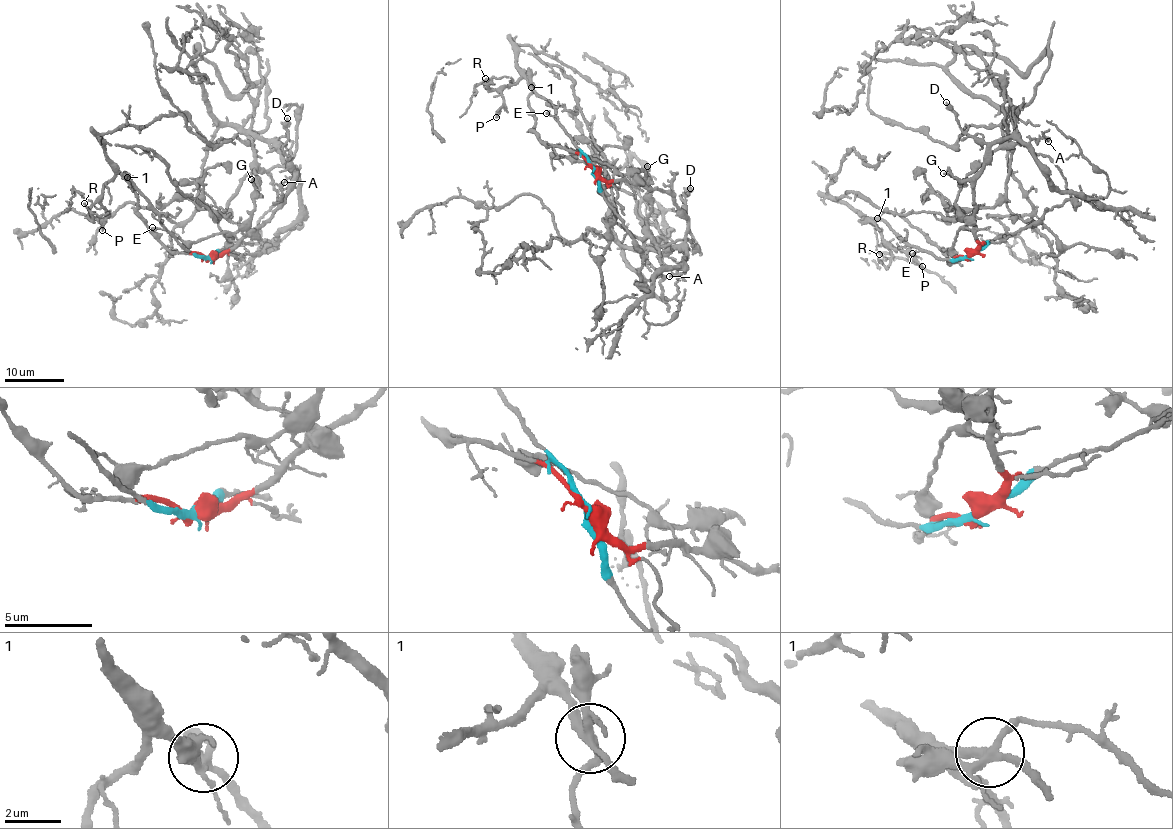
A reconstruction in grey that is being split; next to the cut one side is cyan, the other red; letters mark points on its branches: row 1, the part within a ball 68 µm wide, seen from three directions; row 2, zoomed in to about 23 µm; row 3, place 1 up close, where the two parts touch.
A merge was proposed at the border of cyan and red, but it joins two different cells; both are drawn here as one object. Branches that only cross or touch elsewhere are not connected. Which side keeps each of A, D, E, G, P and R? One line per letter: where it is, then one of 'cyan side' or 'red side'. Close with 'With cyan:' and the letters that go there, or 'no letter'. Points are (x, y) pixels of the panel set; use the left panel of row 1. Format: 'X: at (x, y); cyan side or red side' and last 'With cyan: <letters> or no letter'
A: at (284, 182); red side
D: at (287, 118); red side
E: at (152, 227); cyan side
G: at (251, 179); red side
P: at (102, 230); cyan side
R: at (84, 203); cyan side
With cyan: E, P, R

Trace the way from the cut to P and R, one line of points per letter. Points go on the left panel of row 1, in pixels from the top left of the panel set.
P: (208, 257), (191, 253), (163, 224), (160, 214), (130, 181), (118, 173), (103, 188), (102, 231)
R: (208, 257), (191, 253), (126, 176), (116, 173), (90, 210), (83, 203)

